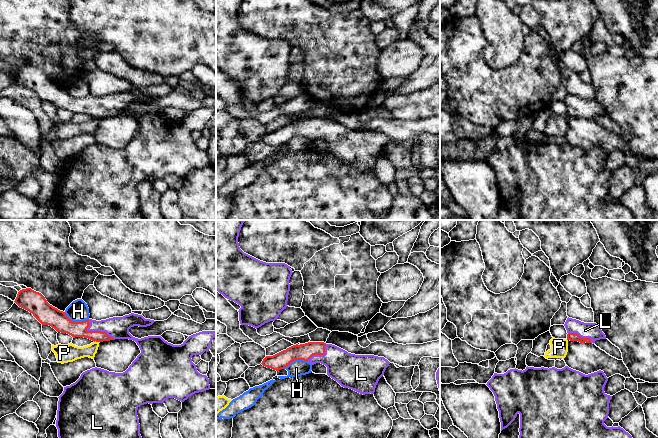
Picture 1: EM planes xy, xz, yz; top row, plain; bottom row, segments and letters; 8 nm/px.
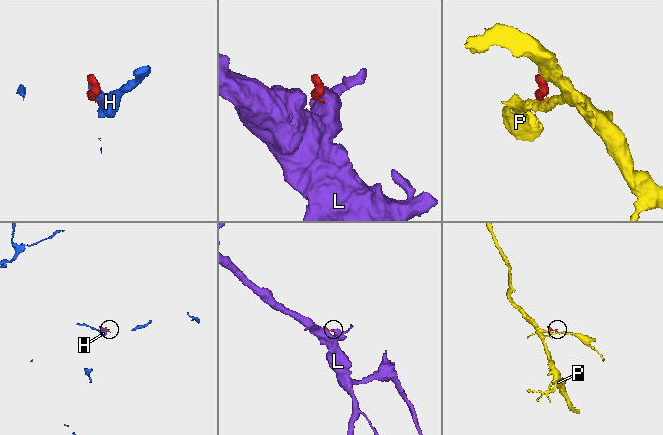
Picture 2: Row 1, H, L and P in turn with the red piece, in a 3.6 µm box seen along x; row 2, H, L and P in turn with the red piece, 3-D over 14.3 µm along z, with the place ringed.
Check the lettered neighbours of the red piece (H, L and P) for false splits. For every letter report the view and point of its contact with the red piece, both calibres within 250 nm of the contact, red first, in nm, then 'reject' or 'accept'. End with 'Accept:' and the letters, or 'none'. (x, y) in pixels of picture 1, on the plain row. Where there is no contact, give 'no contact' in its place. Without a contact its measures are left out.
H: contact xy (75, 98); calibres 170 and 170 nm; reject
L: contact xy (96, 107); calibres 130 and 180 nm; accept
P: contact xy (96, 117); calibres 130 and 140 nm; reject
Accept: L

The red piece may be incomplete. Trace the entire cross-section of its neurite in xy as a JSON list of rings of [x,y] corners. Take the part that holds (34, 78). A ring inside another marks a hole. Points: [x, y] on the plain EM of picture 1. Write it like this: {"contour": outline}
{"contour": [[[31,64],[20,66],[14,78],[32,89],[42,101],[49,101],[57,108],[67,109],[73,114],[88,114],[94,118],[129,115],[135,117],[141,126],[123,149],[95,143],[83,148],[75,159],[64,163],[58,173],[56,203],[59,220],[145,220],[140,211],[137,192],[137,185],[141,181],[164,179],[168,174],[184,178],[189,172],[210,165],[208,153],[197,147],[191,134],[209,126],[216,107],[202,107],[189,112],[181,121],[173,121],[161,112],[141,115],[133,113],[129,109],[131,103],[147,103],[155,98],[142,91],[131,89],[101,97],[88,95],[74,98],[65,88],[50,81],[41,69]]]}

